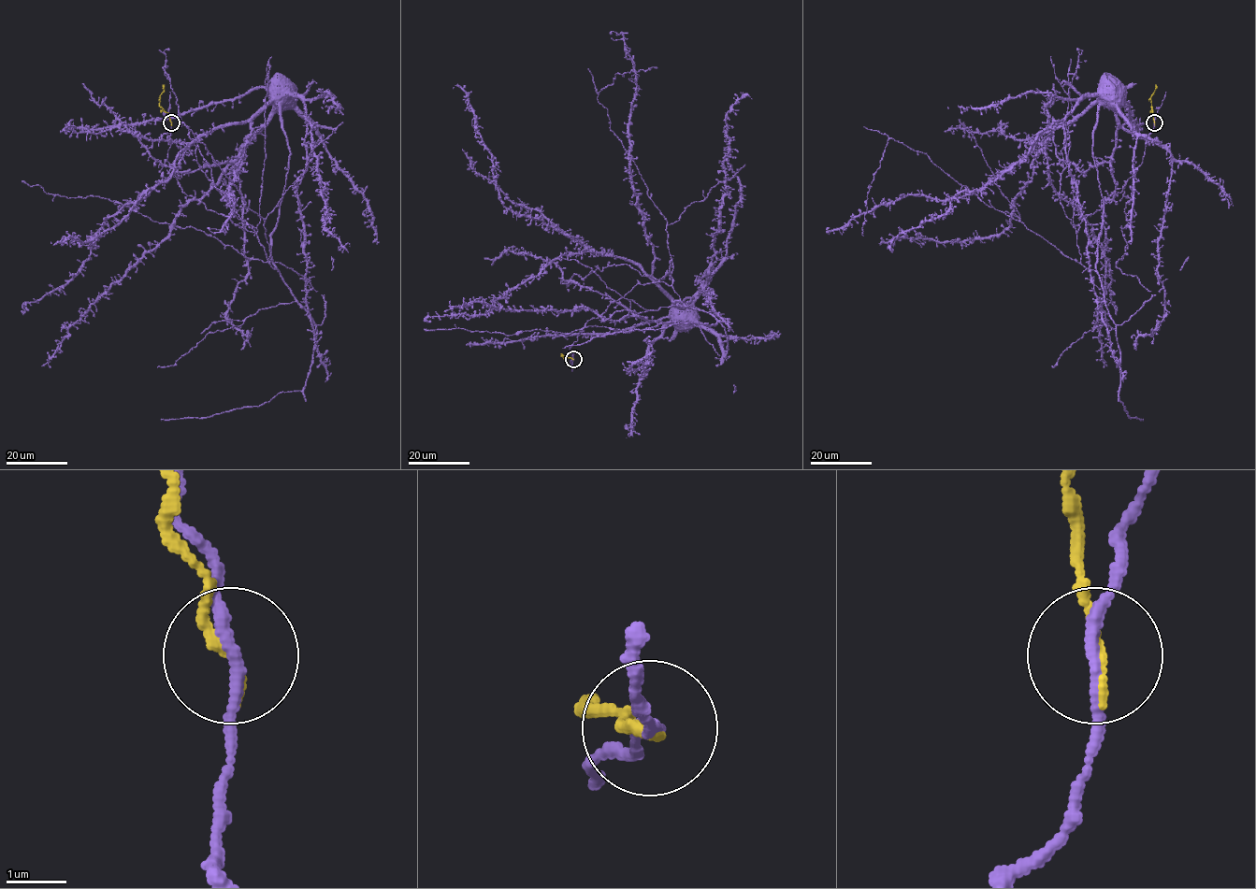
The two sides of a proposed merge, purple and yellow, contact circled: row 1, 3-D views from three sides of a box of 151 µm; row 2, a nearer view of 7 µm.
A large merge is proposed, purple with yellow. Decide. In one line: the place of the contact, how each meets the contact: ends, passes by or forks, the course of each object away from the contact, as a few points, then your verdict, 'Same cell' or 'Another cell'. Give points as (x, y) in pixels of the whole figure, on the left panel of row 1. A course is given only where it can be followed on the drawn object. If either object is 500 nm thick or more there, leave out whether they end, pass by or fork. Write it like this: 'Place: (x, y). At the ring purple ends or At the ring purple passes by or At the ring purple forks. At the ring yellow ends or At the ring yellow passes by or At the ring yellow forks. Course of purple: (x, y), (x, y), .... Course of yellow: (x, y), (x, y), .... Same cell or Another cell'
Place: (171, 122). At the ring purple passes by. At the ring yellow ends. Course of purple: (171, 122), (167, 161), (183, 193), (200, 199), (267, 119), (274, 93), (282, 91). Course of yellow: (171, 122), (167, 113), (159, 106), (163, 85). Another cell

